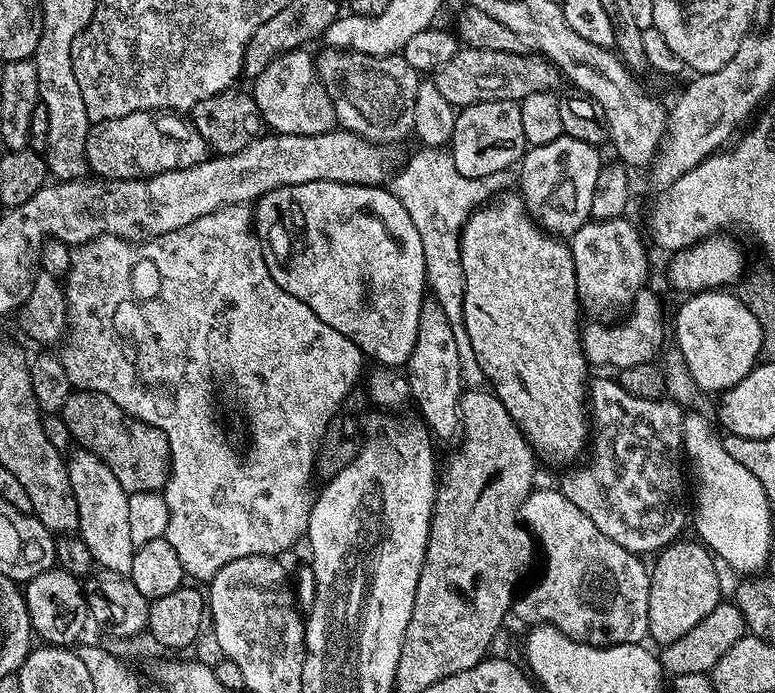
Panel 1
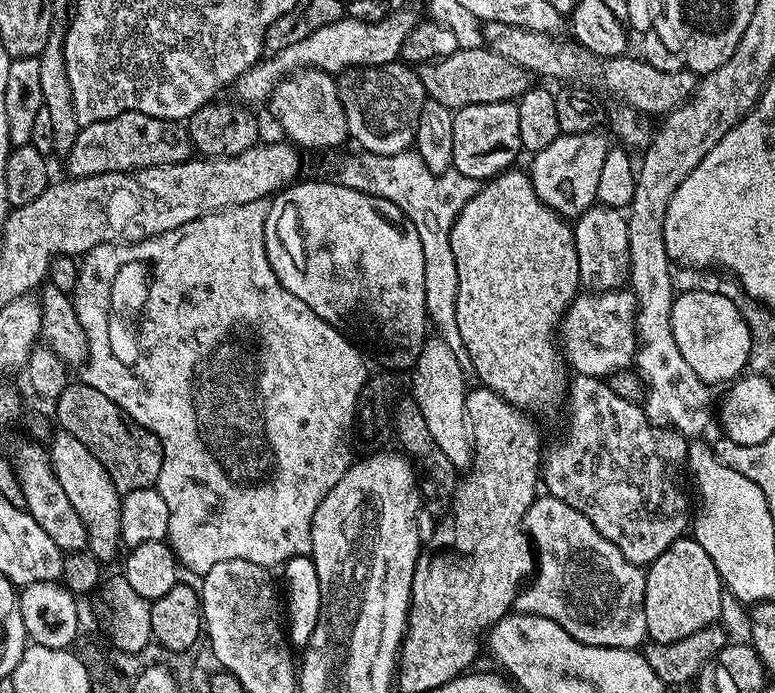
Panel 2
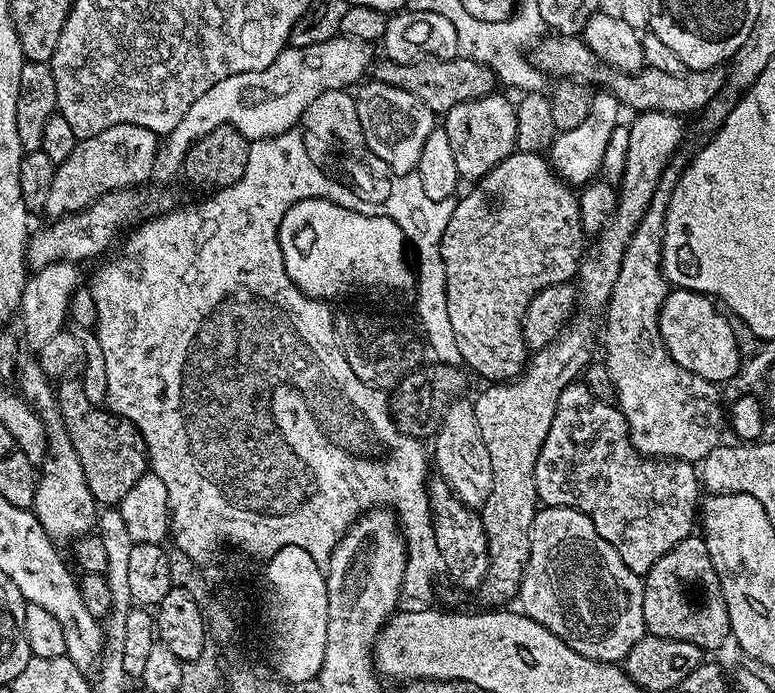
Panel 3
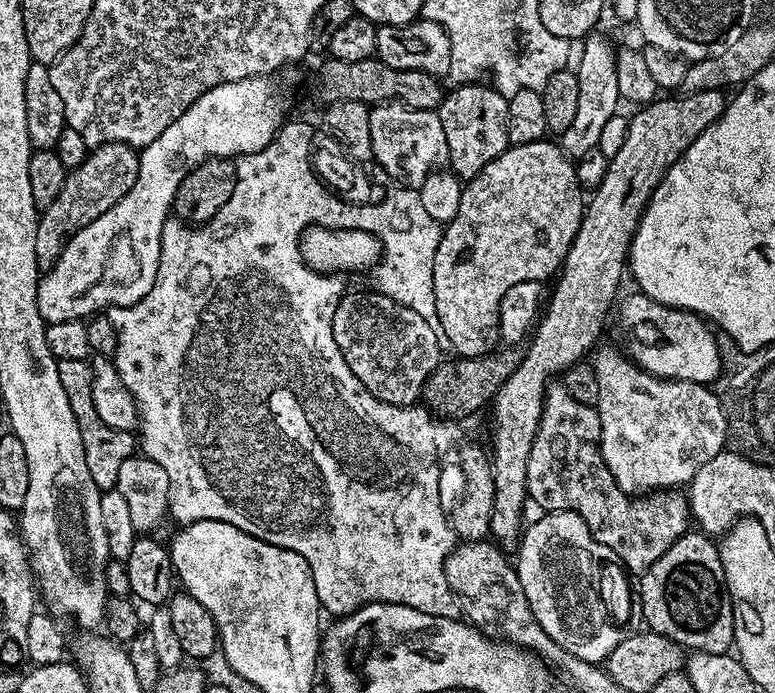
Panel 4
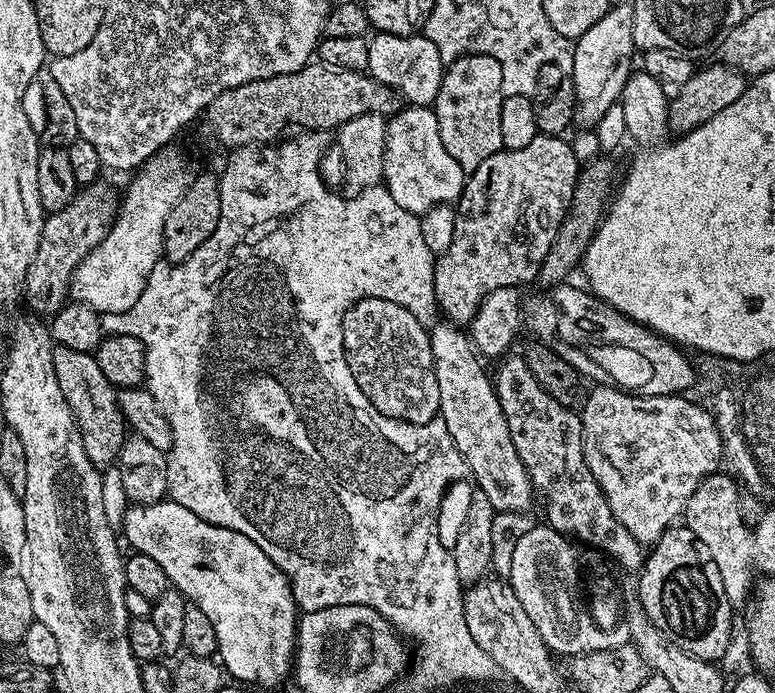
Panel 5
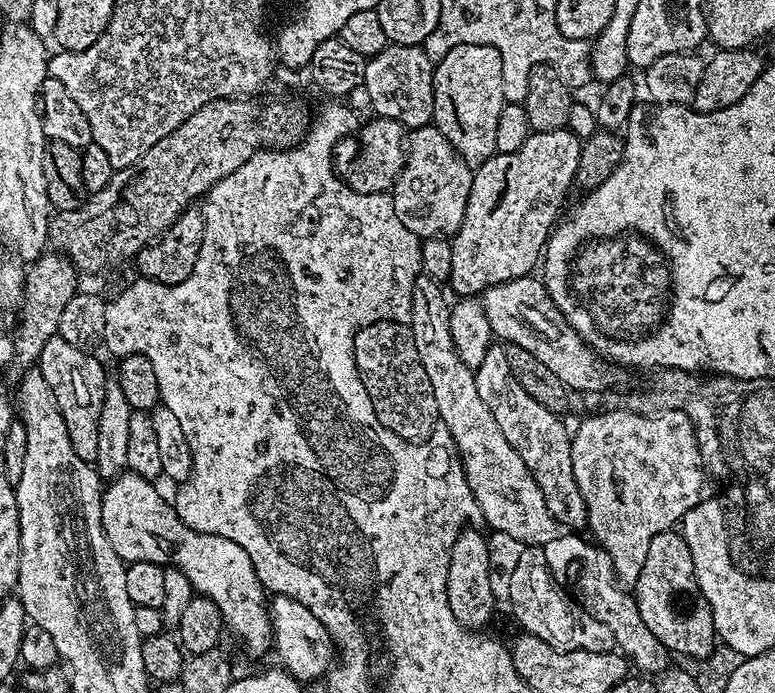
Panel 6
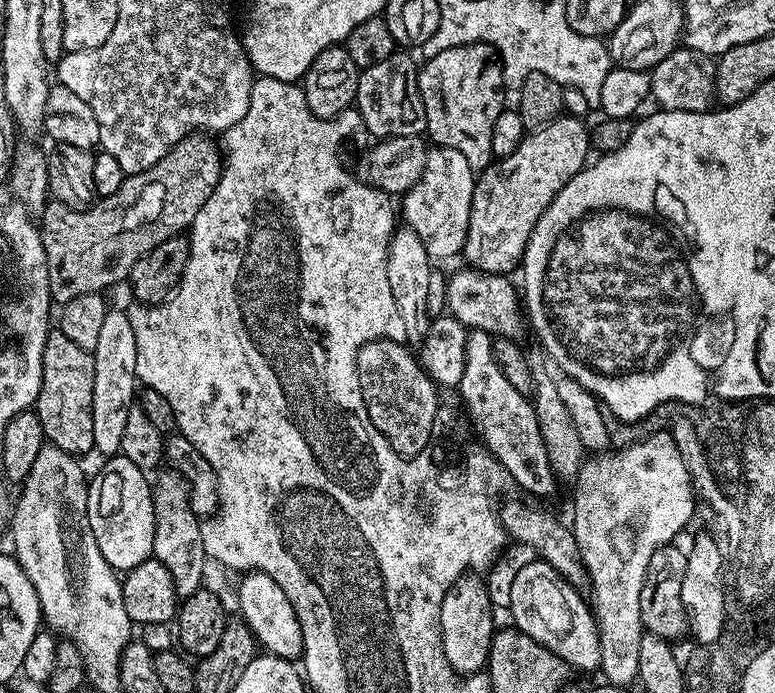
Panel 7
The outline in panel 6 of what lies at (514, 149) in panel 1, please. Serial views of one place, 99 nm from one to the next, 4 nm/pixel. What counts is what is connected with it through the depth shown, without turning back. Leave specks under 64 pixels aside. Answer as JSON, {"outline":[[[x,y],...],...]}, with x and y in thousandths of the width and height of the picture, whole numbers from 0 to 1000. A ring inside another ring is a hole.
{"outline":[[[597,63],[586,66],[568,87],[561,88],[557,111],[560,113],[560,165],[557,179],[586,211],[586,216],[613,245],[621,242],[634,225],[641,224],[637,198],[643,195],[643,165],[653,149],[650,137],[650,85],[637,66],[621,63]]]}

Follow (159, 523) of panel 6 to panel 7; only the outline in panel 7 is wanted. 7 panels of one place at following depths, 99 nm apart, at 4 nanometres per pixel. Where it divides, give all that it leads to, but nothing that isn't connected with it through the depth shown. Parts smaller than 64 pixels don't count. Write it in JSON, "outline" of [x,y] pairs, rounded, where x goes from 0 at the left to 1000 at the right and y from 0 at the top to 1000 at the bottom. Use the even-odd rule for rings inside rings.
{"outline":[[[145,657],[133,665],[134,687],[114,700],[116,765],[142,817],[163,828],[197,801],[200,776],[199,724],[192,688],[168,661]]]}

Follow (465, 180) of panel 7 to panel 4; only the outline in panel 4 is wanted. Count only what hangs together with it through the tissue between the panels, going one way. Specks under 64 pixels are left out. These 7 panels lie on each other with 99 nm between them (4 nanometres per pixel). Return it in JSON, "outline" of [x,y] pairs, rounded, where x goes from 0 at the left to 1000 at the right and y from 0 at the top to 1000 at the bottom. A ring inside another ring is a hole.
{"outline":[[[502,147],[481,150],[476,154],[477,165],[477,211],[484,235],[495,241],[502,261],[512,267],[541,268],[564,240],[572,238],[578,229],[575,193],[570,193],[570,176],[566,166],[556,156],[530,156],[528,150]]]}

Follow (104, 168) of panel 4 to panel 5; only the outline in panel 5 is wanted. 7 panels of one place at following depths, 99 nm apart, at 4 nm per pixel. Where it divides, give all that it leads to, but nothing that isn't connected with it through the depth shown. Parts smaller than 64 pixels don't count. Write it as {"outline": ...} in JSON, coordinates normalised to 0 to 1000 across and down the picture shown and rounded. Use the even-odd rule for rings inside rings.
{"outline":[[[125,263],[105,270],[99,276],[98,284],[80,303],[61,307],[54,326],[54,338],[49,343],[49,361],[44,361],[44,378],[39,378],[39,384],[34,390],[31,420],[28,423],[30,437],[36,437],[52,455],[48,457],[66,459],[72,455],[72,449],[76,444],[83,443],[90,427],[95,390],[101,390],[106,372],[111,369],[123,352],[132,349],[132,343],[138,338],[141,329],[145,328],[145,319],[152,309],[152,277],[150,283],[148,274],[134,264]]]}

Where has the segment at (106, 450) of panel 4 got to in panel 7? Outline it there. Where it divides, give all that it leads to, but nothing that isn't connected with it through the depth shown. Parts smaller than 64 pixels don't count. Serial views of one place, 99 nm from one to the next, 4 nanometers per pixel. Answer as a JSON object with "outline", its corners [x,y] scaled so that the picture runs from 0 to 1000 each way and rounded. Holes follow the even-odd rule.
{"outline":[[[76,476],[63,478],[59,499],[54,505],[54,563],[49,569],[44,592],[54,609],[57,633],[61,639],[85,649],[99,661],[107,652],[121,648],[120,593],[117,564],[121,556],[120,509],[106,505],[90,494]]]}

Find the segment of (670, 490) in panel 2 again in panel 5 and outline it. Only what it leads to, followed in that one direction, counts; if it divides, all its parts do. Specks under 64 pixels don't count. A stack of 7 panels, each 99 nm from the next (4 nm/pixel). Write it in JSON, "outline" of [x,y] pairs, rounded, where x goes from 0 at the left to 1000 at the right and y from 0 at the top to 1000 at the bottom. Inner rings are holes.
{"outline":[[[654,512],[644,521],[645,532],[637,537],[640,573],[653,597],[658,632],[674,672],[679,672],[690,714],[702,726],[706,755],[719,768],[726,768],[745,781],[755,779],[765,792],[786,797],[805,820],[830,821],[834,807],[832,786],[826,785],[790,745],[787,730],[766,690],[754,659],[754,616],[739,590],[725,586],[694,551],[675,512]]]}

